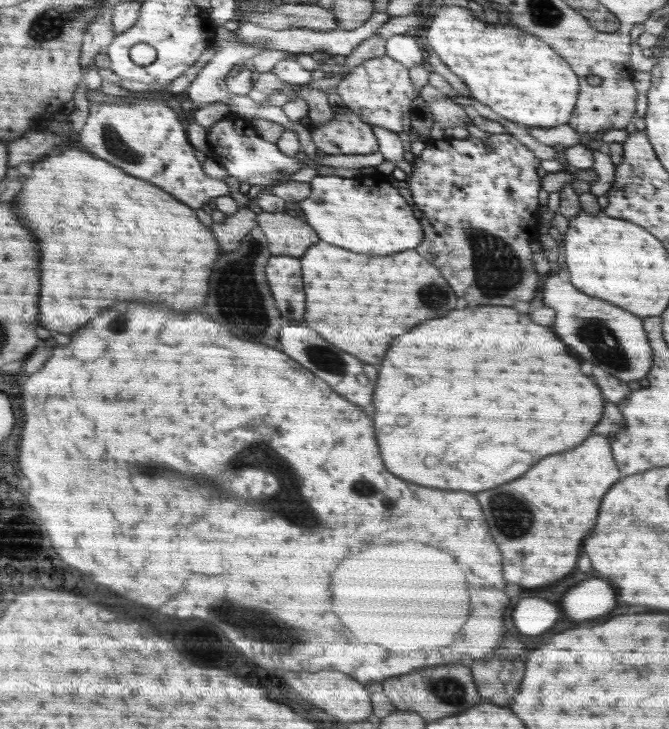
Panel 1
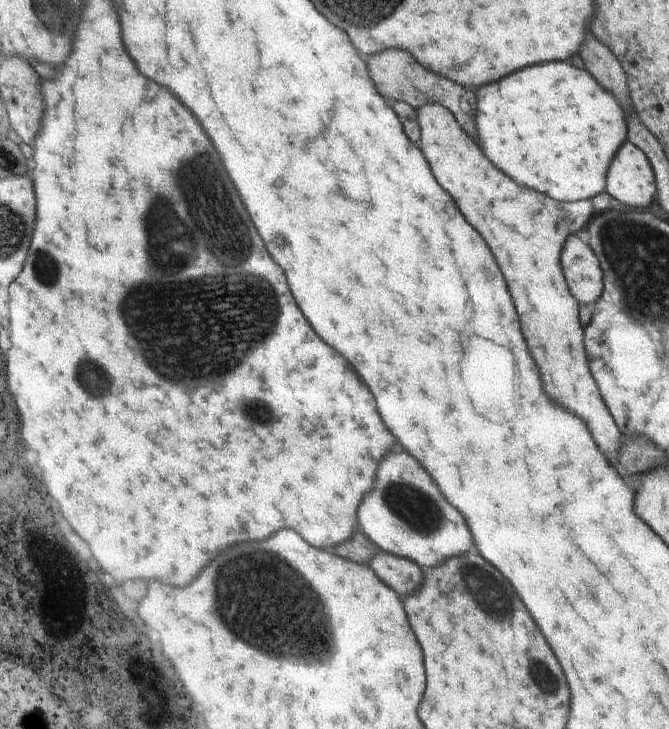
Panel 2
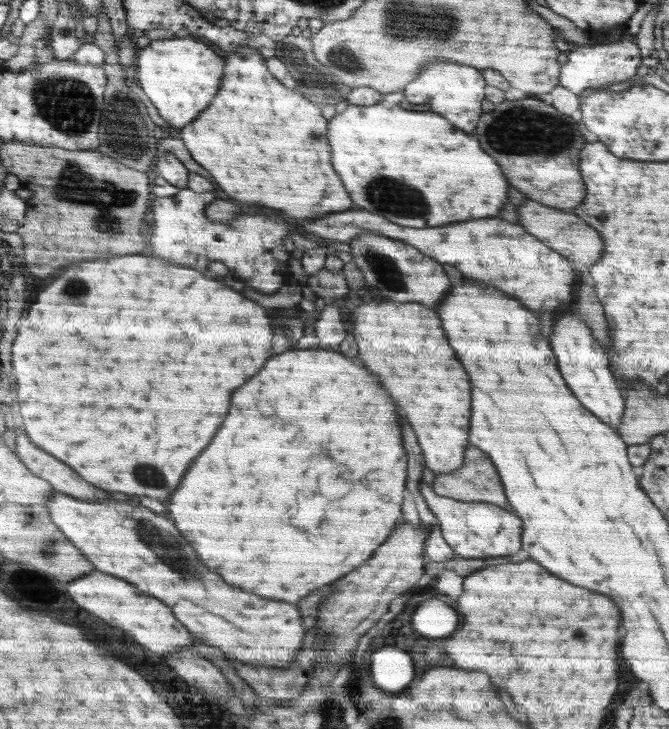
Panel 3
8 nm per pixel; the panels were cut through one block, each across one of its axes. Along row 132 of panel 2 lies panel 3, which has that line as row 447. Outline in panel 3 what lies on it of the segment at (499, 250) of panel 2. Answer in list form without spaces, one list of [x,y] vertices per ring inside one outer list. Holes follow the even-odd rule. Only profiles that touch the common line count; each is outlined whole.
[[[362,303],[352,312],[360,360],[384,380],[384,388],[404,408],[424,454],[425,468],[433,475],[454,473],[463,466],[470,430],[470,378],[454,356],[440,318],[422,304]]]

